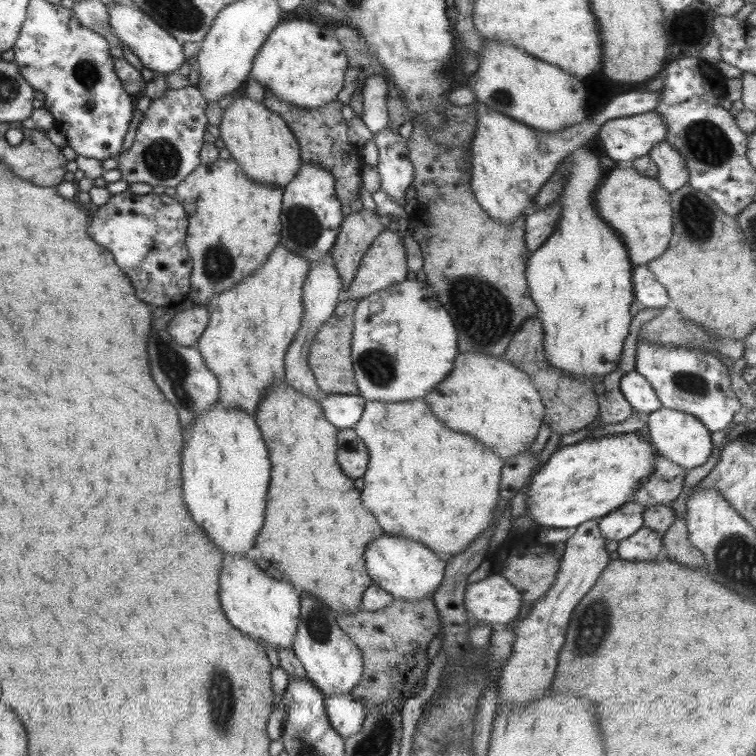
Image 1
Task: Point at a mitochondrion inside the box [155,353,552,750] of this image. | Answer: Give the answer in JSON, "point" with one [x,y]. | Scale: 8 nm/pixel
{"point":[219,686]}

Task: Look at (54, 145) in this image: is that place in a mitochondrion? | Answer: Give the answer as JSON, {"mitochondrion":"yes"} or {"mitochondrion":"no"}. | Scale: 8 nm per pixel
{"mitochondrion":"no"}

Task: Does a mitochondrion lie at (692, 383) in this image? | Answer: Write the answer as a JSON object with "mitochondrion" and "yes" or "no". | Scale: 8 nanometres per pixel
{"mitochondrion":"yes"}

